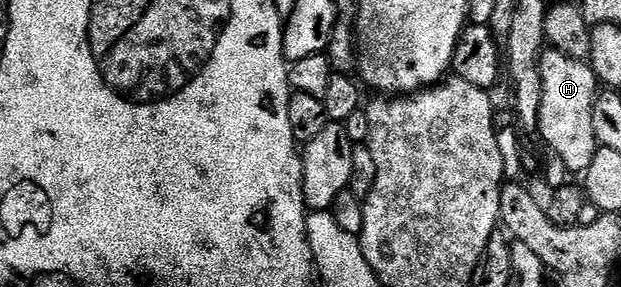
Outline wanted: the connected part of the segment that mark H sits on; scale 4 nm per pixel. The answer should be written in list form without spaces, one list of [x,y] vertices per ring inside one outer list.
[[[552,48],[541,51],[540,67],[541,79],[543,80],[543,104],[539,108],[536,133],[541,134],[542,140],[549,145],[548,153],[552,157],[563,160],[565,169],[570,175],[584,175],[585,170],[591,168],[591,160],[595,160],[595,152],[599,148],[591,124],[591,108],[599,93],[599,83],[595,72],[589,67],[588,61],[580,62]]]

